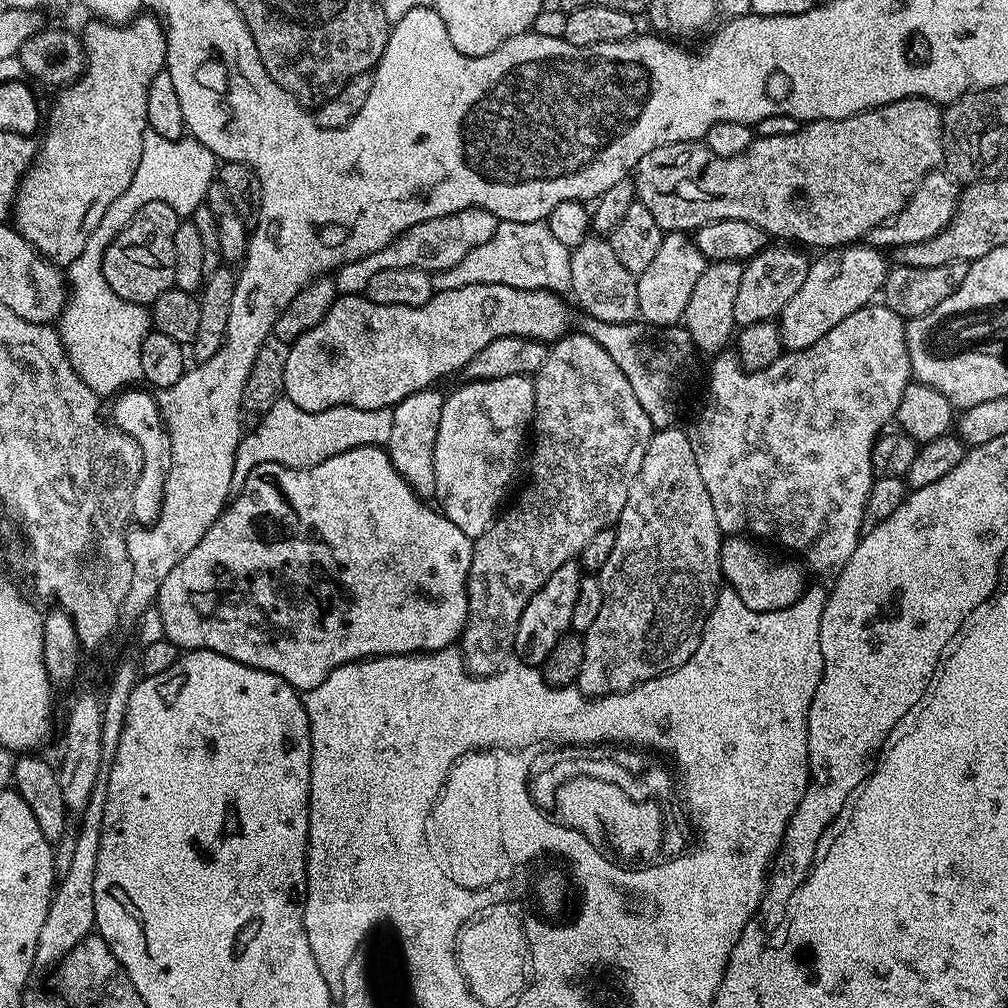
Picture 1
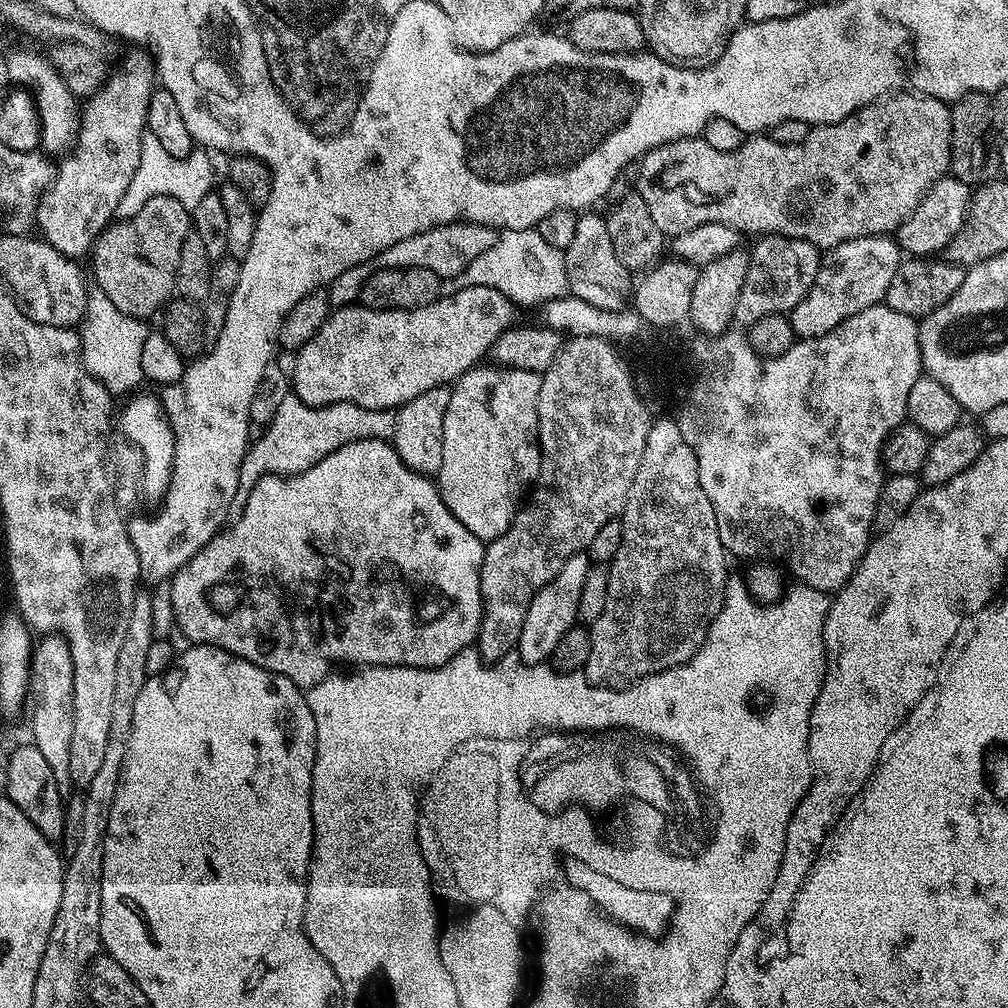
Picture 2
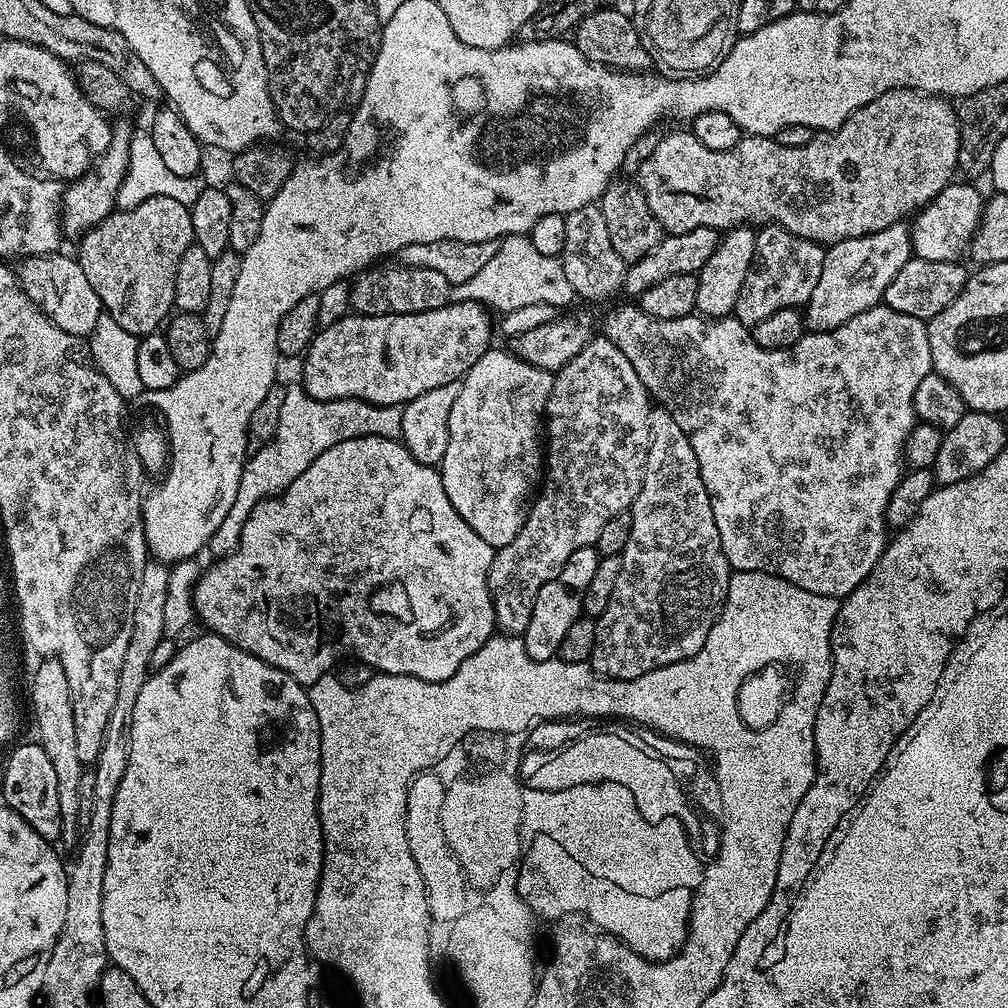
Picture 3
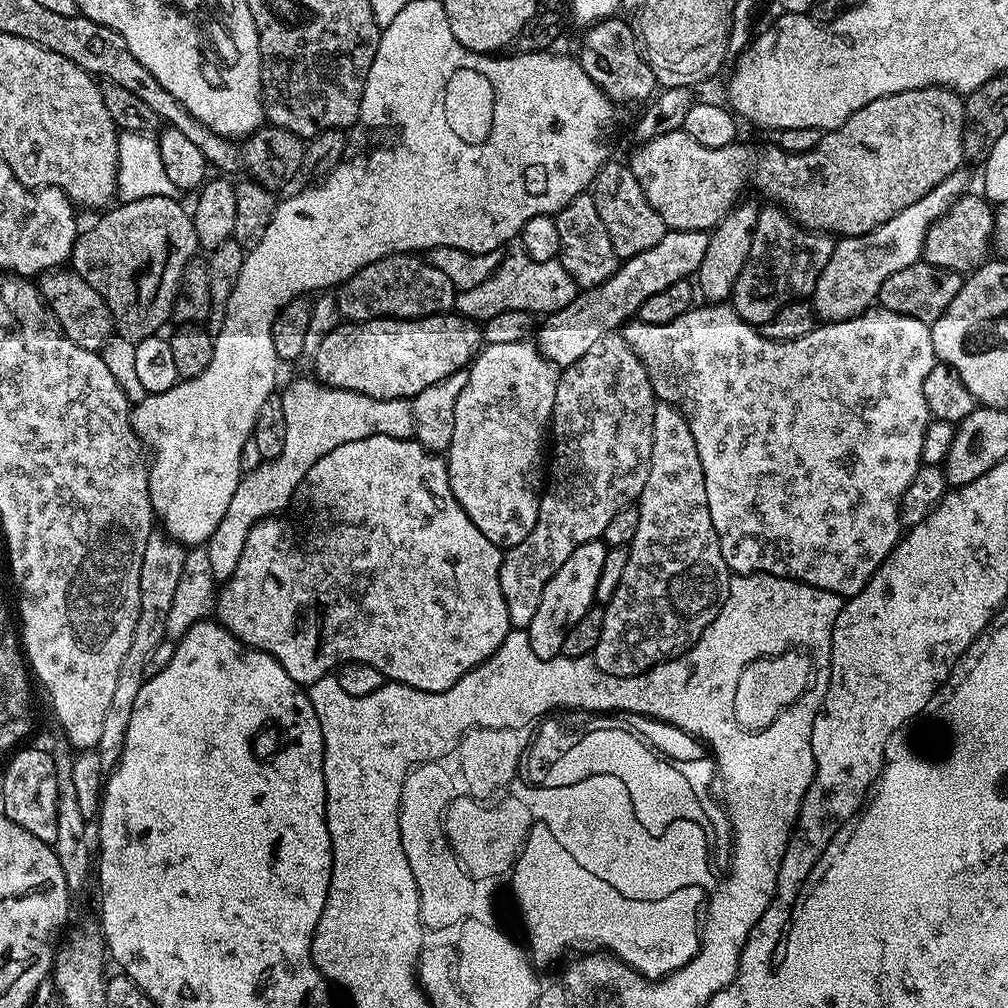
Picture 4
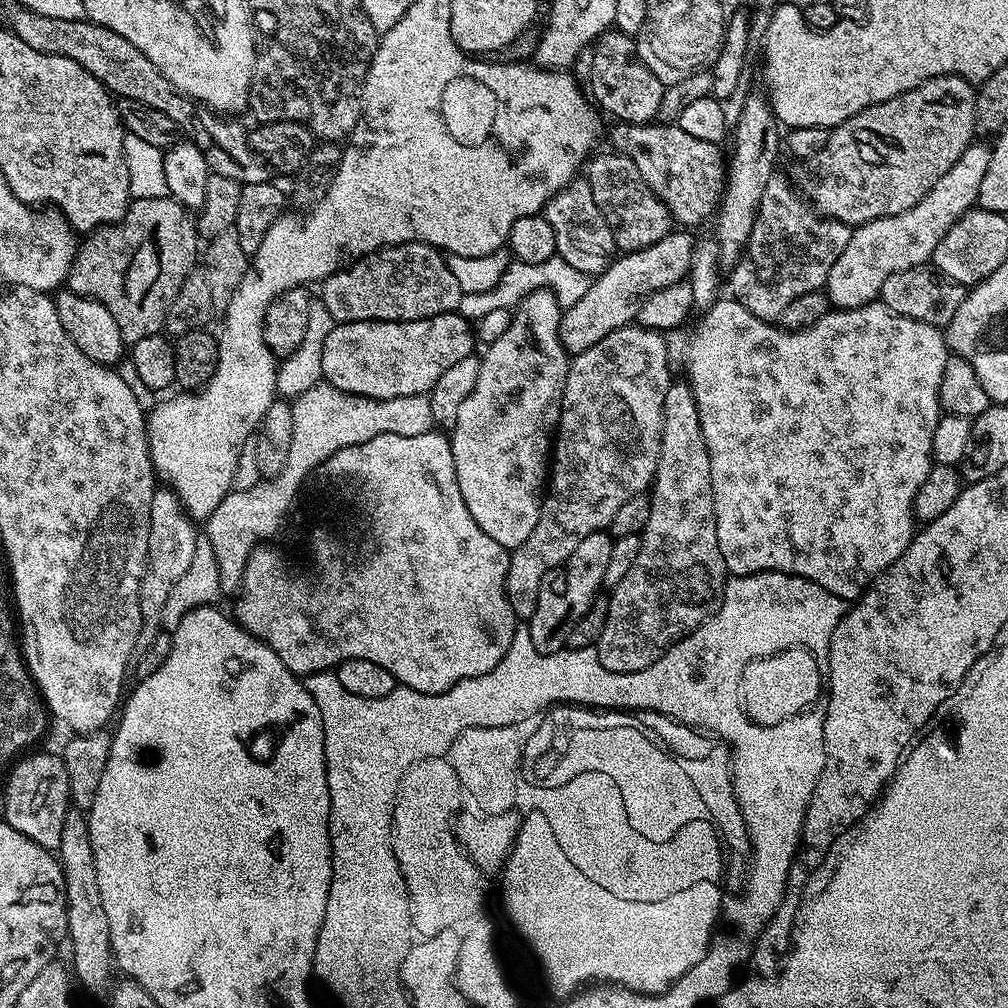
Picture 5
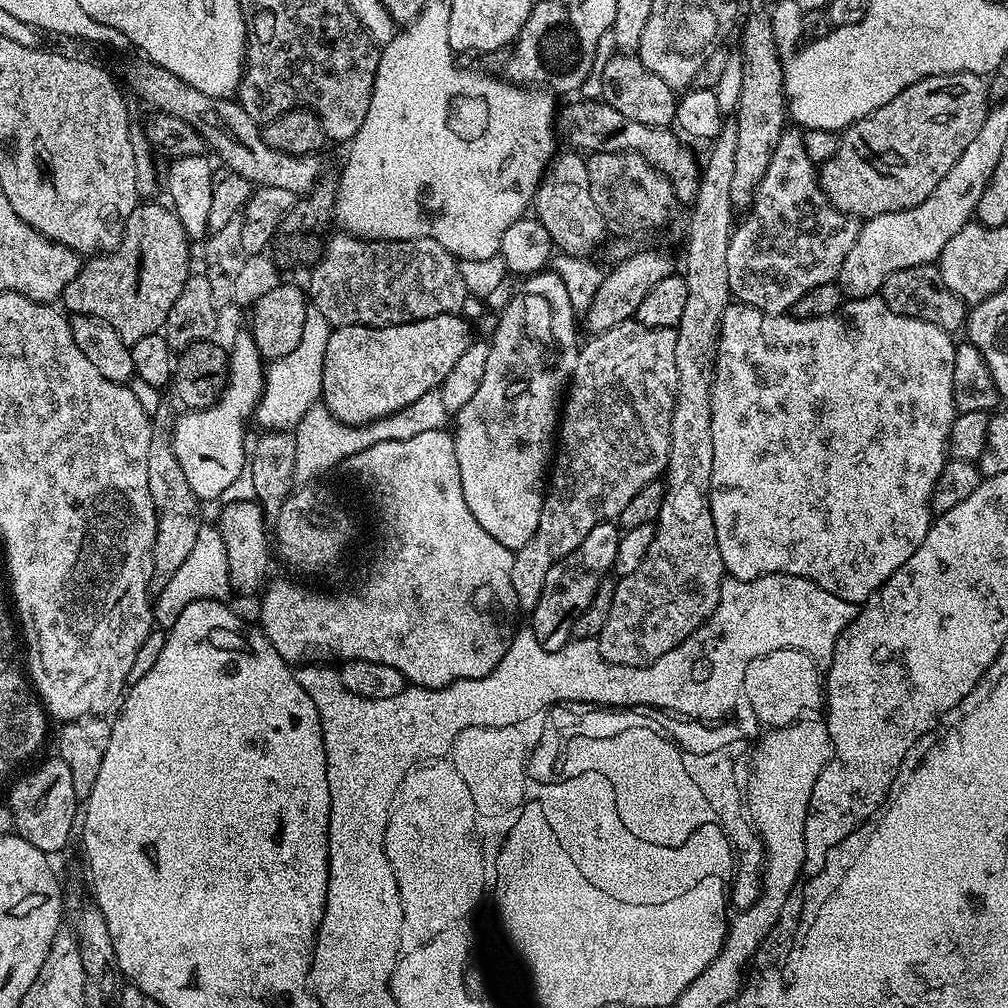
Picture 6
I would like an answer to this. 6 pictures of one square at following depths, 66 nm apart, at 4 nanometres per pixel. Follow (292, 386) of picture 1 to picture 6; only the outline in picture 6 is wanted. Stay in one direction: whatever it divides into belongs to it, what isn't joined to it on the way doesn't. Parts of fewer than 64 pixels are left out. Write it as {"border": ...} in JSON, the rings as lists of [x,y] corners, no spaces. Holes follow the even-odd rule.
{"border":[[[442,314],[385,328],[333,328],[330,342],[326,342],[322,403],[344,424],[381,420],[410,406],[410,402],[418,402],[422,394],[437,391],[473,339],[473,325],[460,314]]]}

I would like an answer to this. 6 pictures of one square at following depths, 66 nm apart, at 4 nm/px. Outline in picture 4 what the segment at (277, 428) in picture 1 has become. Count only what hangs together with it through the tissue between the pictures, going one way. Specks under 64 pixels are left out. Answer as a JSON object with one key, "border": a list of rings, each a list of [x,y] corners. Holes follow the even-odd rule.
{"border":[[[315,378],[290,381],[284,392],[282,388],[279,397],[286,418],[286,442],[282,442],[282,454],[241,475],[238,490],[234,490],[234,498],[230,498],[230,506],[226,506],[226,514],[222,514],[222,522],[218,522],[218,530],[214,530],[208,539],[206,549],[216,582],[226,581],[235,574],[238,558],[242,558],[242,546],[246,546],[252,527],[260,520],[283,513],[280,511],[294,500],[304,475],[318,458],[346,442],[358,442],[371,436],[411,440],[416,431],[411,399],[370,398],[354,390],[330,388]]]}

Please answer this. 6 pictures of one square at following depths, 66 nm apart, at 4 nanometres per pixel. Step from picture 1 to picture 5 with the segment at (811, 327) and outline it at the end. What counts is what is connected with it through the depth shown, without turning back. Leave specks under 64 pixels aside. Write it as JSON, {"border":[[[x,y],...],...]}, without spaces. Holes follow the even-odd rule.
{"border":[[[973,142],[962,158],[958,158],[958,162],[950,166],[950,170],[938,178],[938,182],[934,182],[934,190],[930,190],[930,194],[926,194],[918,206],[910,206],[910,210],[890,218],[878,218],[874,222],[853,227],[846,250],[842,250],[842,254],[838,254],[838,262],[830,266],[828,280],[823,286],[829,305],[836,310],[866,306],[879,297],[882,282],[886,282],[890,274],[927,265],[946,230],[950,230],[950,226],[979,201],[982,178],[986,178],[991,157],[992,150],[987,143]]]}

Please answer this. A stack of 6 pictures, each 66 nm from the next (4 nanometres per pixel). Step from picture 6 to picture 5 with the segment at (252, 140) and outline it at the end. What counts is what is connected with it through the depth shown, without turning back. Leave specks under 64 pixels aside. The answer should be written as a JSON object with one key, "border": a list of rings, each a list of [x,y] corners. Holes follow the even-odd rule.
{"border":[[[20,2],[5,6],[4,20],[3,23],[8,31],[18,38],[22,38],[22,42],[26,42],[26,46],[34,46],[34,50],[39,52],[58,54],[62,58],[70,58],[74,62],[78,62],[78,66],[82,66],[90,74],[94,74],[94,78],[98,78],[98,82],[102,82],[113,97],[120,100],[132,99],[134,102],[140,102],[144,106],[153,107],[159,113],[166,114],[170,121],[177,124],[179,131],[187,140],[194,146],[198,146],[198,150],[202,150],[209,169],[215,175],[222,178],[234,178],[234,182],[238,182],[241,186],[254,182],[266,182],[270,179],[268,163],[250,146],[248,141],[249,129],[243,128],[236,121],[239,119],[229,118],[227,115],[212,111],[205,104],[199,104],[196,100],[189,100],[165,78],[162,70],[158,70],[158,66],[154,66],[154,62],[150,62],[150,58],[146,58],[146,54],[142,54],[142,50],[138,50],[138,46],[134,46],[134,42],[130,42],[122,34],[118,34],[101,24],[94,24],[87,18],[82,20],[46,18],[42,14],[24,7],[23,3]]]}

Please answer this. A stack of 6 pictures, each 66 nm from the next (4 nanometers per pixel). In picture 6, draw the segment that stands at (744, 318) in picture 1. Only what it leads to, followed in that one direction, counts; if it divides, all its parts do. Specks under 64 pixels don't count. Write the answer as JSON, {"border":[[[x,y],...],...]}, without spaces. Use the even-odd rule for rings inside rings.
{"border":[[[785,130],[776,143],[770,166],[766,166],[766,174],[762,174],[762,182],[758,182],[752,205],[746,210],[748,217],[733,227],[730,246],[726,250],[729,293],[739,303],[775,316],[785,315],[806,290],[833,283],[839,277],[842,262],[846,262],[846,254],[850,254],[850,246],[854,246],[861,226],[857,217],[847,216],[828,201],[820,188],[817,165],[806,158],[803,135],[796,132]]]}

